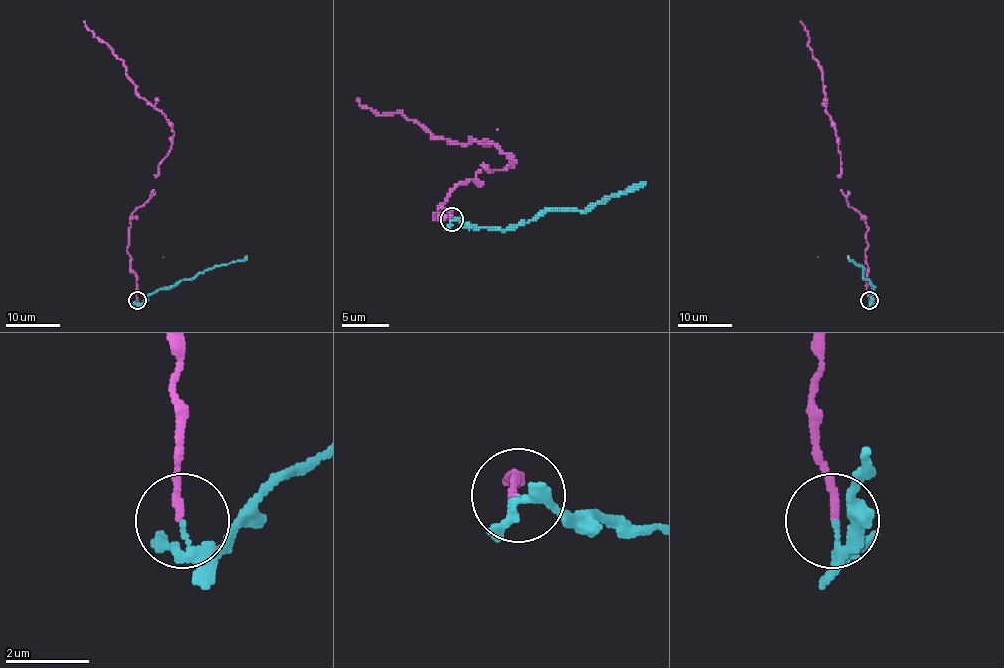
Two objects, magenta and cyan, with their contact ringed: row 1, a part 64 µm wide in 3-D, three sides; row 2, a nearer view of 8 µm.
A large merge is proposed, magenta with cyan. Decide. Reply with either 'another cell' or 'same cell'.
another cell

